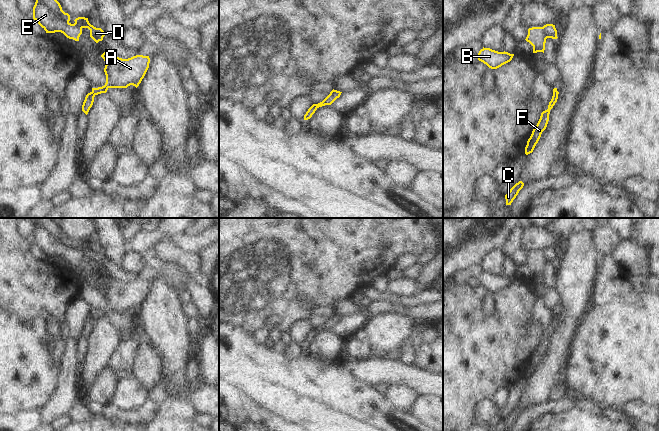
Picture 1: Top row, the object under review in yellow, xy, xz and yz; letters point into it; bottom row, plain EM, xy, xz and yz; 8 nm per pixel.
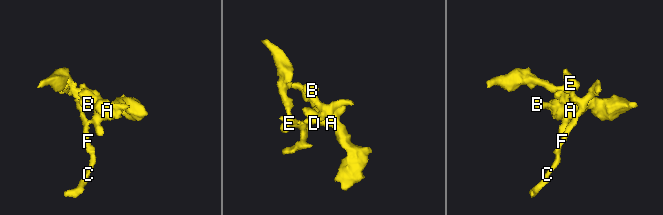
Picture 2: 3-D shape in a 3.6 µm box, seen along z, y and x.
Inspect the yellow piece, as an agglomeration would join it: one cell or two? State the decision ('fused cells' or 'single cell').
fused cells

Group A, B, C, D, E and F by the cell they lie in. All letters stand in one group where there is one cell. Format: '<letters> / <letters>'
A / B C D E F

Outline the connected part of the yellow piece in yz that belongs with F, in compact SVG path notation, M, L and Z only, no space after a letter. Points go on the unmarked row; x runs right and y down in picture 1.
M559 316L553 317L552 323L549 326L548 333L541 337L540 343L533 353L530 362L527 365L527 369L525 371L525 378L528 379L533 376L536 368L538 367L542 356L546 353L548 345L549 345L549 338L550 334L553 332L555 327L557 326Z

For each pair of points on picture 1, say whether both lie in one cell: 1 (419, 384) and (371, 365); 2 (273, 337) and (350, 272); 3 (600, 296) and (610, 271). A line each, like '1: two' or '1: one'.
1: one
2: two
3: one

